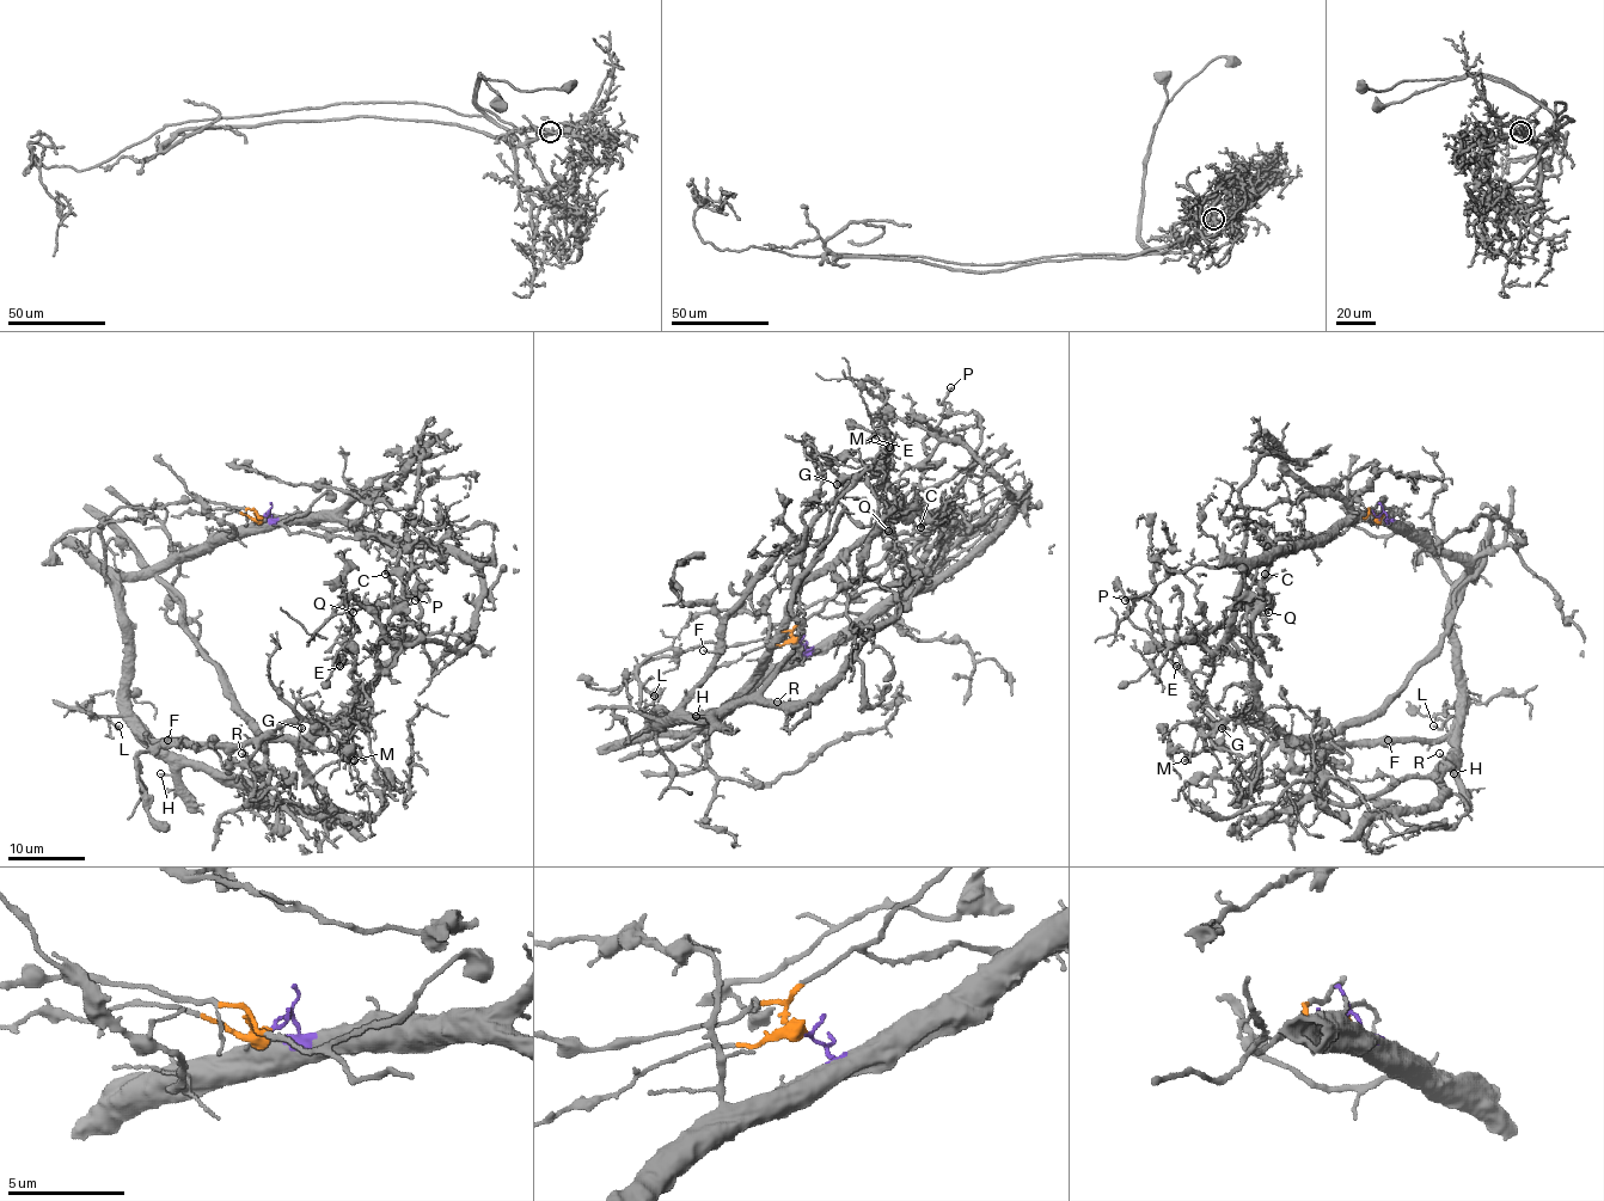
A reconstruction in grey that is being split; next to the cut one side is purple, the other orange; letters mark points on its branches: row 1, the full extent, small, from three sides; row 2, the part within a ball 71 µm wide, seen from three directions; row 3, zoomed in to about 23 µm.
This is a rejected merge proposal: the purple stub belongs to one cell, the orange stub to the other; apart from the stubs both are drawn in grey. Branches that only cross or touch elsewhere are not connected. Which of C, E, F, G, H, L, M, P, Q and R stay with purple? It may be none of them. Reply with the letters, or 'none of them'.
F, H, L, R

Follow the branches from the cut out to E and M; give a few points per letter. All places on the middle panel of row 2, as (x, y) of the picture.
E: (797, 641), (799, 624), (937, 526), (886, 527), (876, 491), (889, 441), (876, 420), (876, 439)
M: (797, 641), (791, 631), (799, 624), (889, 551), (937, 526), (937, 514), (895, 516), (882, 470), (889, 447)

